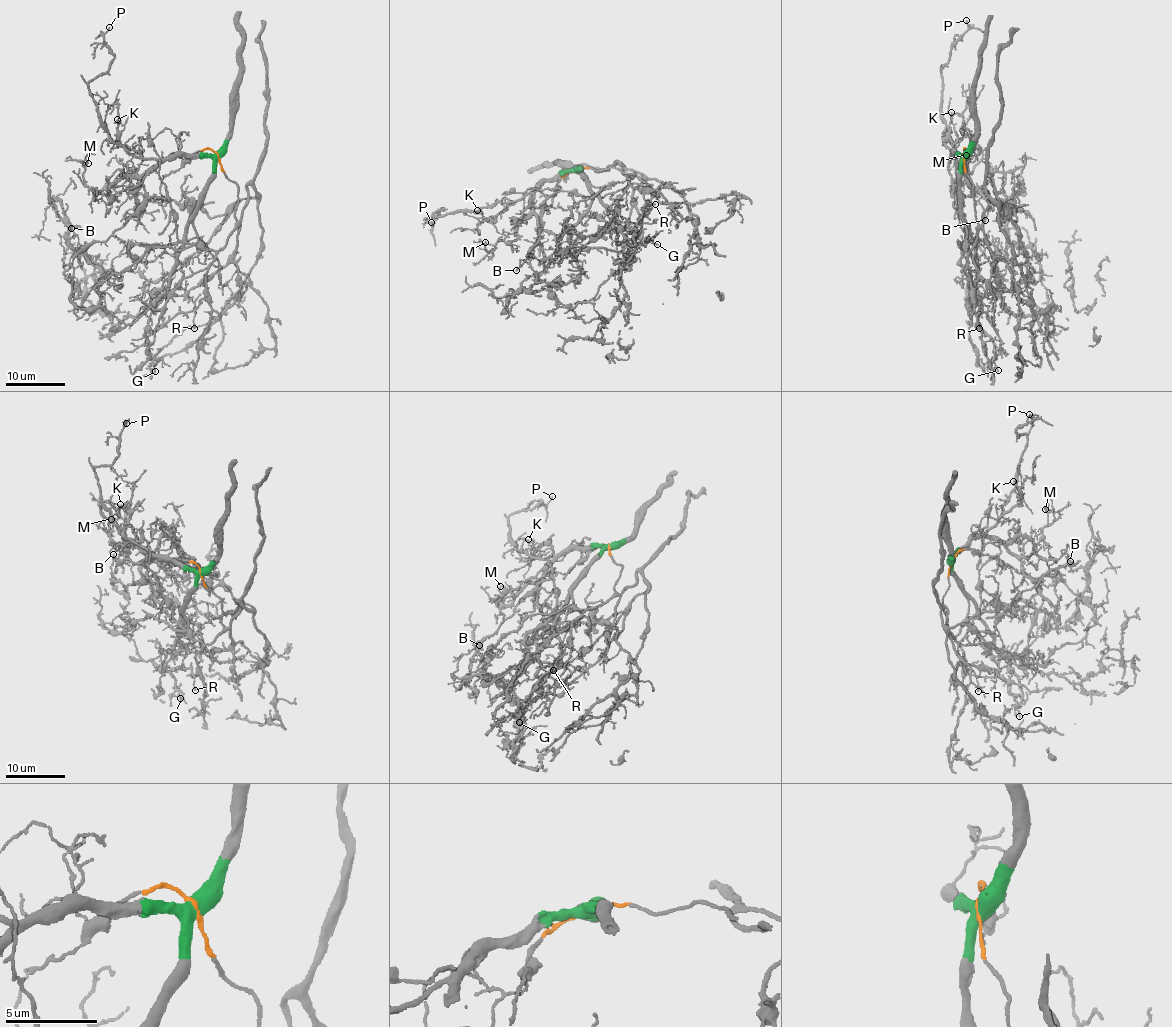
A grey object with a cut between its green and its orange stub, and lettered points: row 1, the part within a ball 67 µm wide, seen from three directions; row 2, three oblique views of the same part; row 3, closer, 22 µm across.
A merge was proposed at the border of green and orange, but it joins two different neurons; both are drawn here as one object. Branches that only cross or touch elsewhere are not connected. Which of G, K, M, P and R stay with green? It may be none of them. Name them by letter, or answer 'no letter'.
G, K, M, P

